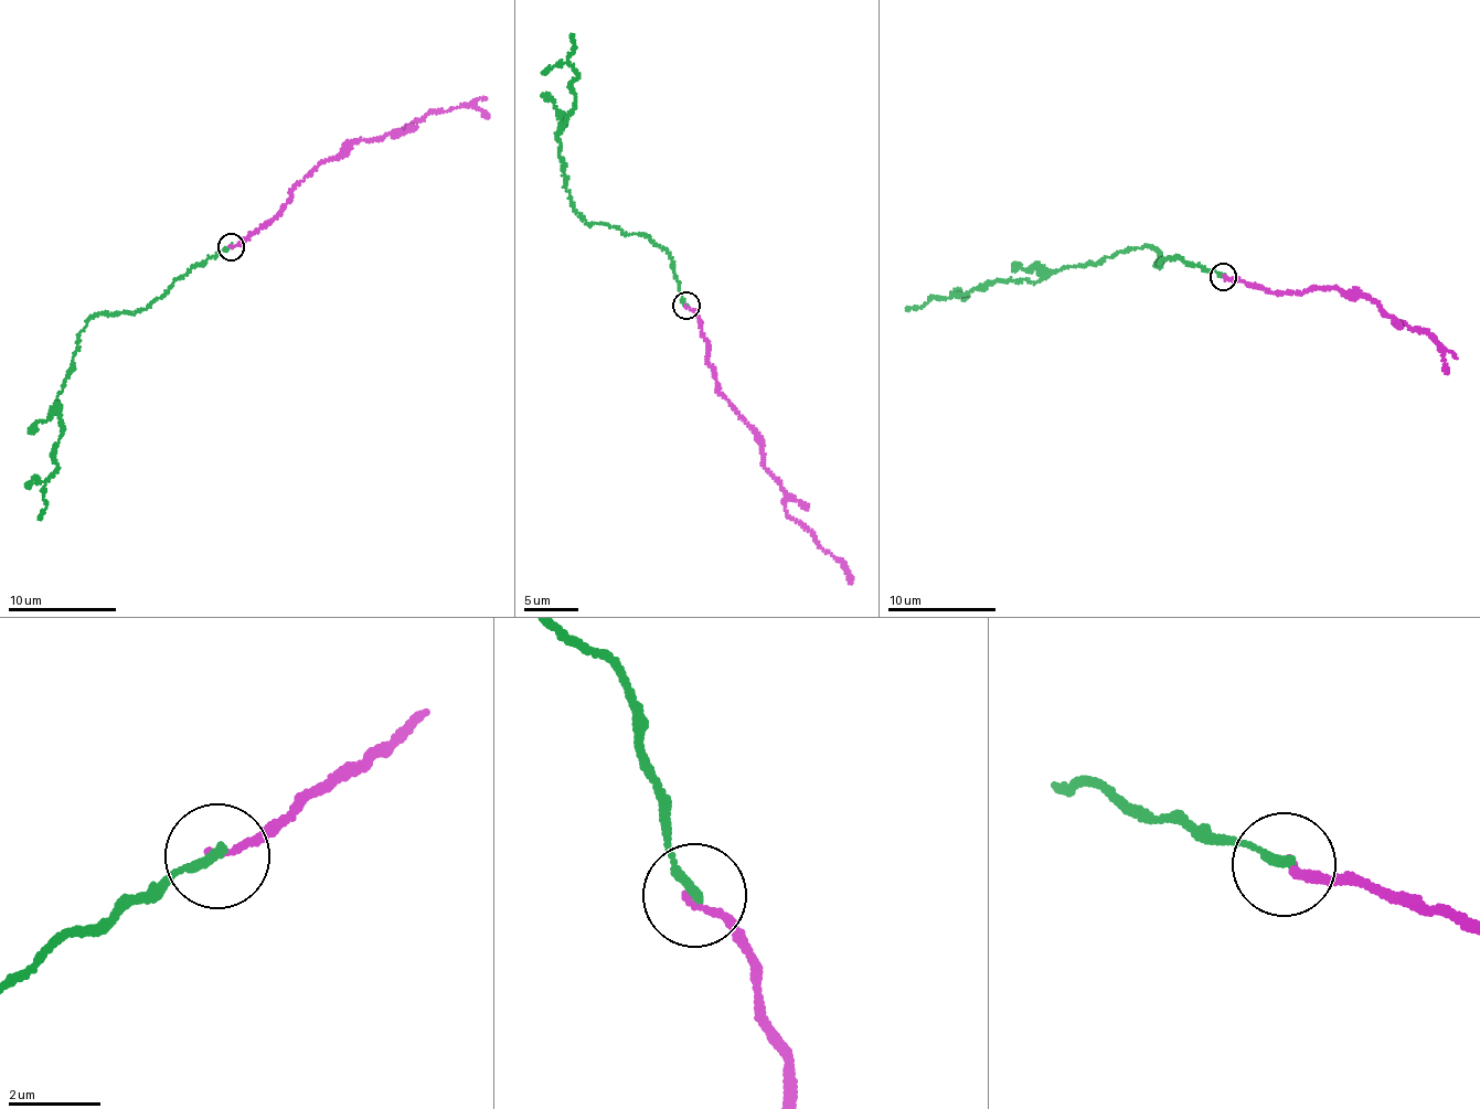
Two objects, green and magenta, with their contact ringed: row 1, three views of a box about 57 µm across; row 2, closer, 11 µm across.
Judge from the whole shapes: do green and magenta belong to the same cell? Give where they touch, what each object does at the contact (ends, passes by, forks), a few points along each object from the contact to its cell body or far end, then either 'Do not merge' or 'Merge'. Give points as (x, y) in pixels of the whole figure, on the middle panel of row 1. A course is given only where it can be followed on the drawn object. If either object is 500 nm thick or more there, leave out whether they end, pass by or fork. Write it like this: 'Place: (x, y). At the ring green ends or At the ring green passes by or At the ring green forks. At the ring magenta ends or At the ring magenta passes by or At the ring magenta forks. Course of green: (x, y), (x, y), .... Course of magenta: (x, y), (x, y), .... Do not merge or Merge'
Place: (685, 305). At the ring green ends. At the ring magenta ends. Course of green: (687, 305), (667, 248), (586, 223), (571, 203), (556, 138), (575, 93), (573, 35). Course of magenta: (684, 304), (699, 318), (717, 392), (762, 445), (762, 461), (781, 486), (787, 515), (843, 563), (851, 584). Do not merge

